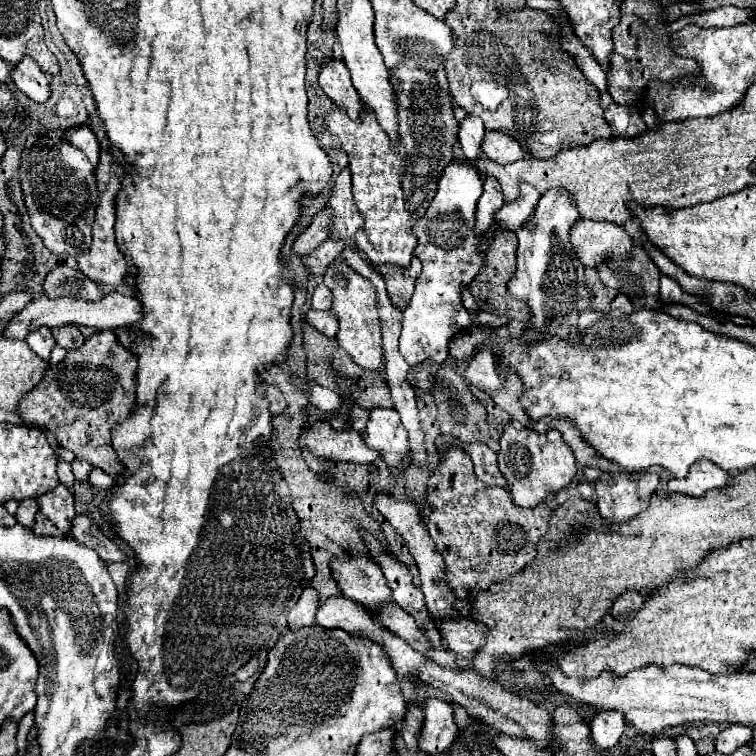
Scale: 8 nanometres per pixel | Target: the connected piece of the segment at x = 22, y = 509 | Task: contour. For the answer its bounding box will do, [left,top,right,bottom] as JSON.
[16,500,38,526]

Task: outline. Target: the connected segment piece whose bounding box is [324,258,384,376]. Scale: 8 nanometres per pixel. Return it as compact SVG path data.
M342 258L334 260L328 266L324 274L324 284L328 284L328 288L334 294L332 312L340 320L340 330L336 336L338 344L352 356L352 360L362 370L380 376L378 372L384 370L384 350L382 350L382 322L376 310L376 288L372 286L370 280L354 272Z

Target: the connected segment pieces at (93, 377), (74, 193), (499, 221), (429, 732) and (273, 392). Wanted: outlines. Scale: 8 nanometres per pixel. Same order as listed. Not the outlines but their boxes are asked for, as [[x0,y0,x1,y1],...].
[[18,332,136,476],[20,136,96,256],[494,184,542,232],[418,698,458,754],[266,386,286,416]]

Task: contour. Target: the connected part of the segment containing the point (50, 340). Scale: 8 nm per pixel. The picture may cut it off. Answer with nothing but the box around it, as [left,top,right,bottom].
[26,326,56,360]

